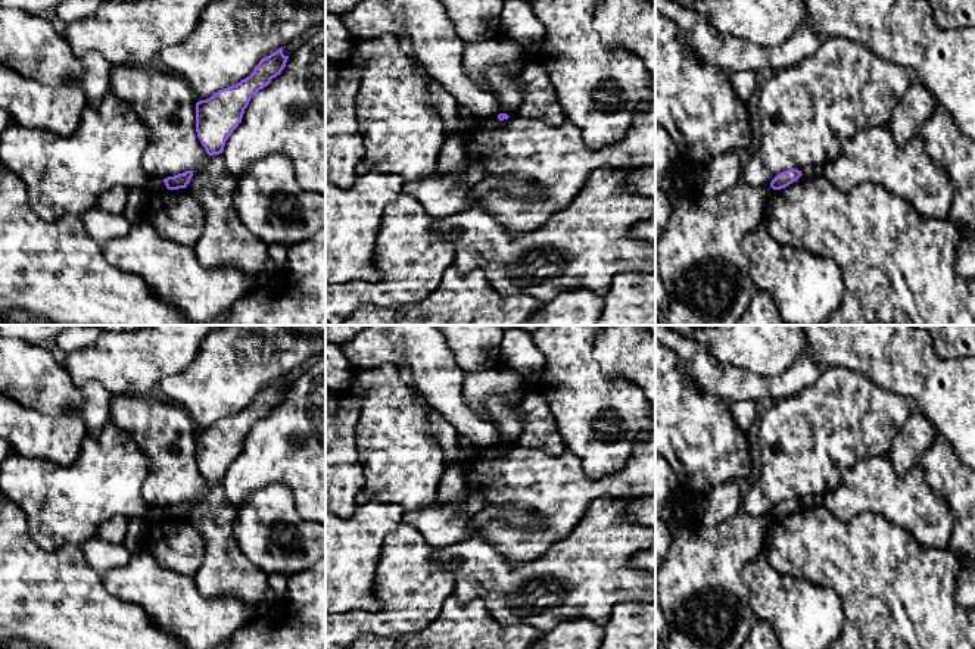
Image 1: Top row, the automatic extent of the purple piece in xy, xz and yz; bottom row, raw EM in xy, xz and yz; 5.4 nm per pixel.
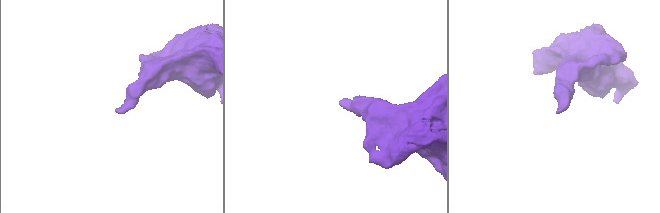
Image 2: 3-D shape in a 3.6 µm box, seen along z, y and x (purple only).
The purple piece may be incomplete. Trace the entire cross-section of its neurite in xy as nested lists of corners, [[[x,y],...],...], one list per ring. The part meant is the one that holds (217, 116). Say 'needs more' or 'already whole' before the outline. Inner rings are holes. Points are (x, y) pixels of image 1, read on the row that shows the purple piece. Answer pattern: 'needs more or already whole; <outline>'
already whole; [[[283,49],[261,59],[247,78],[196,103],[196,132],[209,156],[222,153],[252,96],[281,74],[289,59]]]

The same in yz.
already whole; [[[788,169],[788,171],[784,171],[781,174],[778,174],[772,182],[770,182],[770,187],[773,190],[781,190],[781,188],[785,188],[788,187],[789,184],[792,184],[794,181],[797,181],[800,177],[801,177],[801,171],[798,169]]]

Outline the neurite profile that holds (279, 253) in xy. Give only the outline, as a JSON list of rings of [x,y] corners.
[[[270,244],[268,249],[270,258],[274,260],[278,268],[278,277],[287,272],[287,249],[281,244]]]

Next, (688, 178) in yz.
[[[679,162],[676,166],[676,175],[679,178],[677,188],[697,190],[698,174],[700,174],[700,171],[695,171],[692,168],[689,168],[688,165]]]

